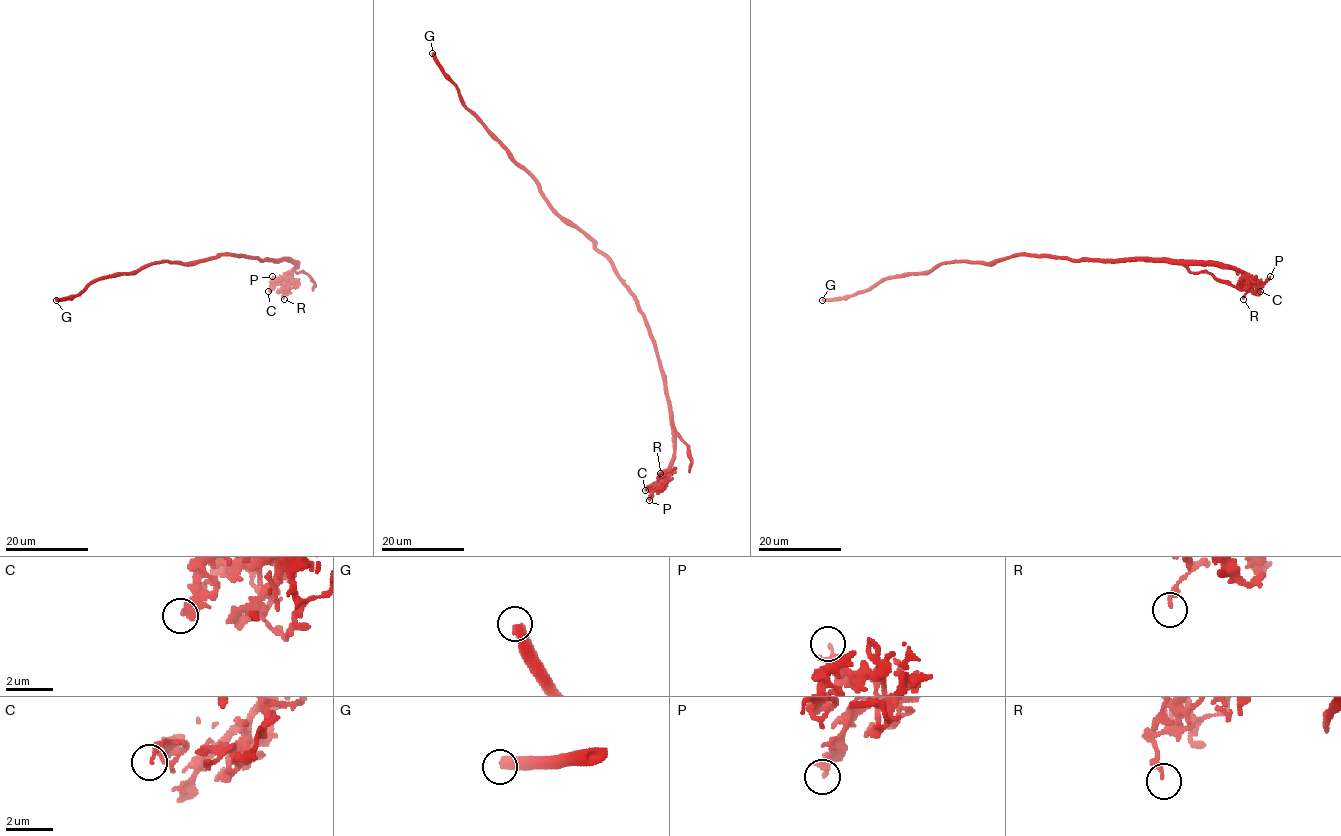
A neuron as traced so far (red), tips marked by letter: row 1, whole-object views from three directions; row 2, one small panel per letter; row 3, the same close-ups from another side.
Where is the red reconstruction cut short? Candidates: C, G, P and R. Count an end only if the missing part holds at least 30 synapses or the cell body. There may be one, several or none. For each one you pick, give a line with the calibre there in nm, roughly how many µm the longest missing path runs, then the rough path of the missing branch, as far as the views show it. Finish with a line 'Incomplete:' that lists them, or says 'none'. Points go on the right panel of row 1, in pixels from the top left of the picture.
Incomplete: none

